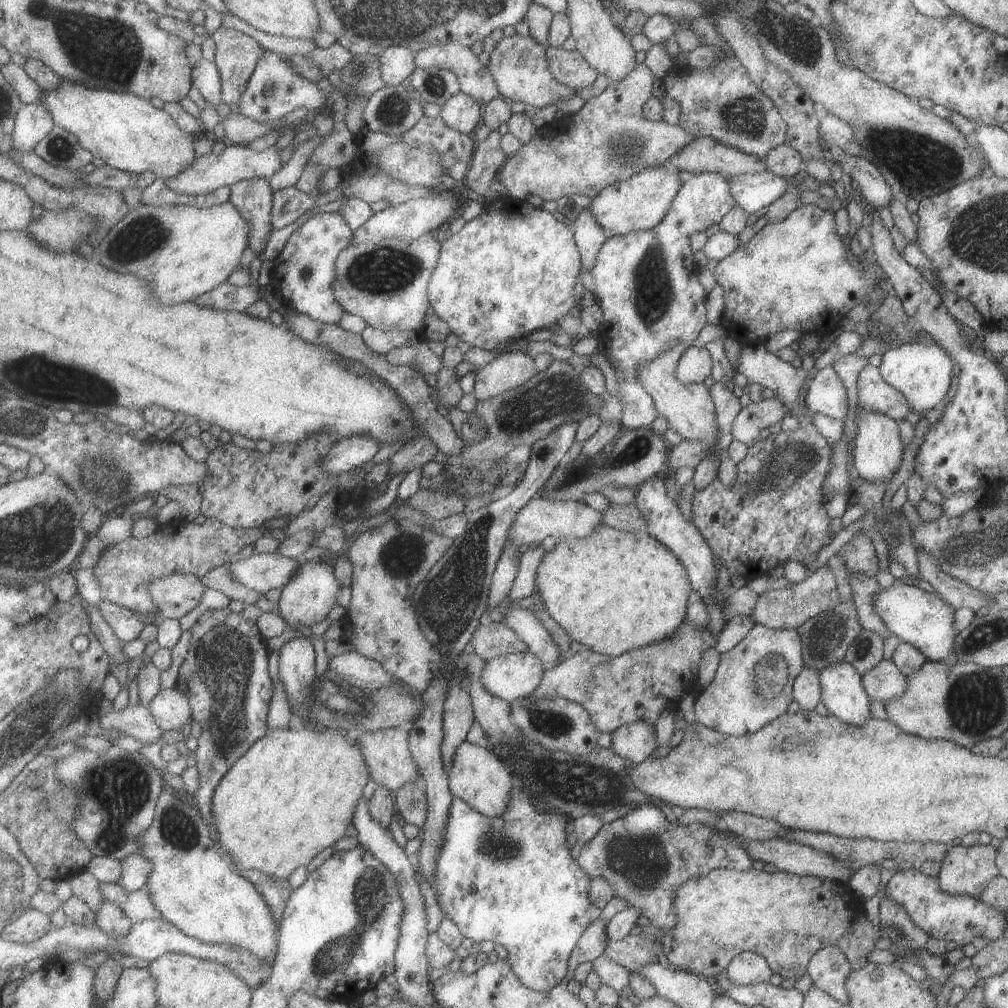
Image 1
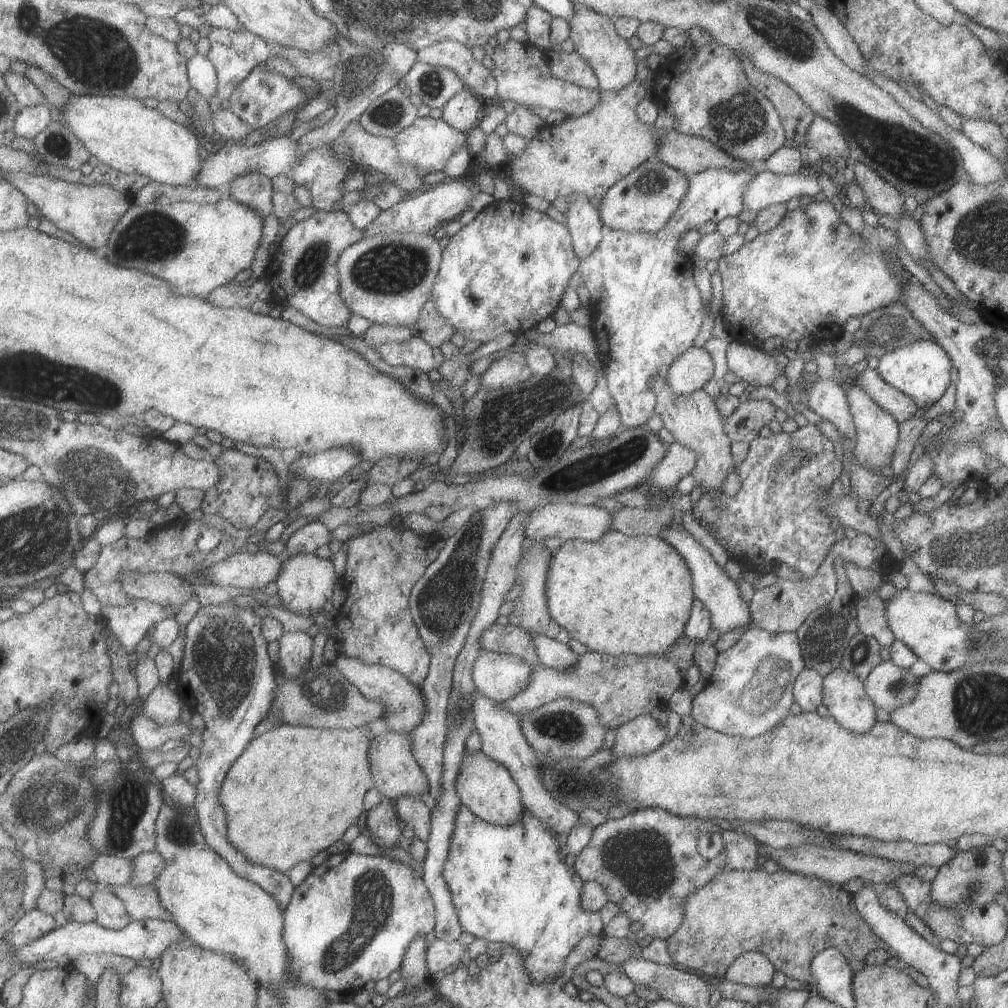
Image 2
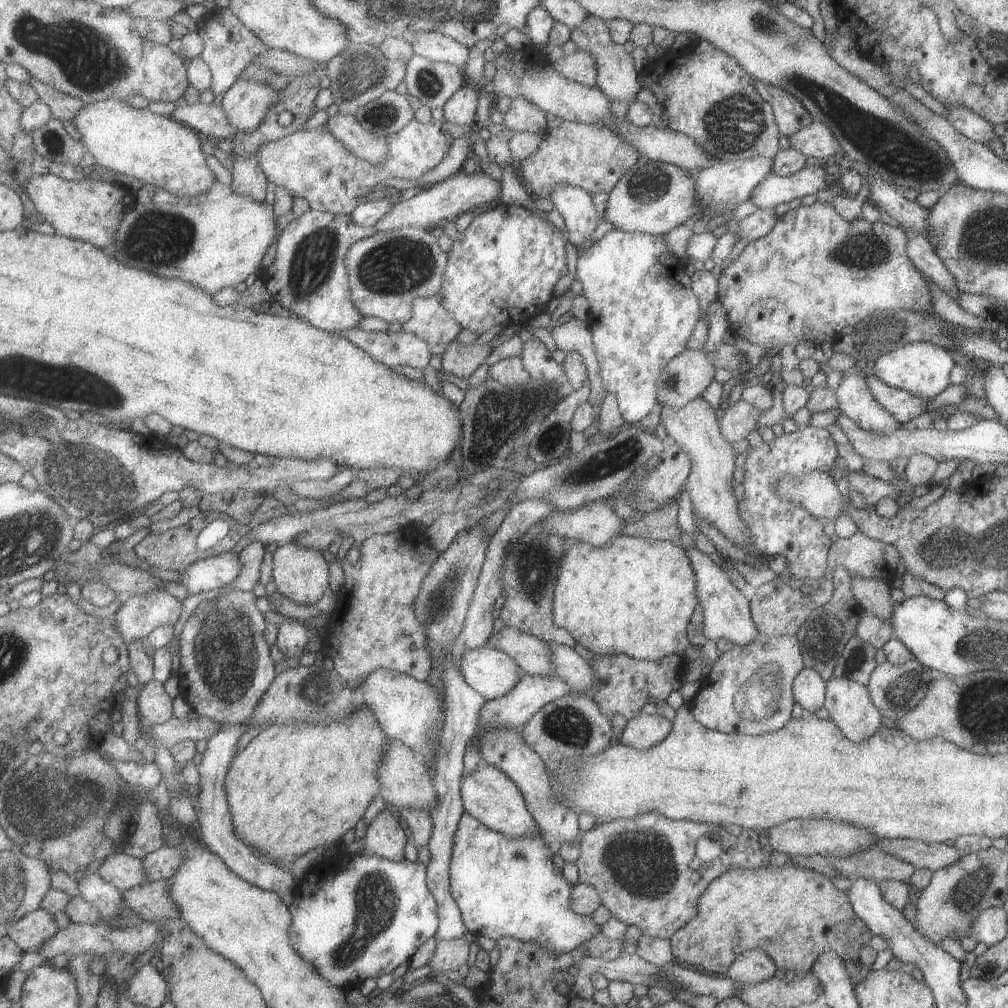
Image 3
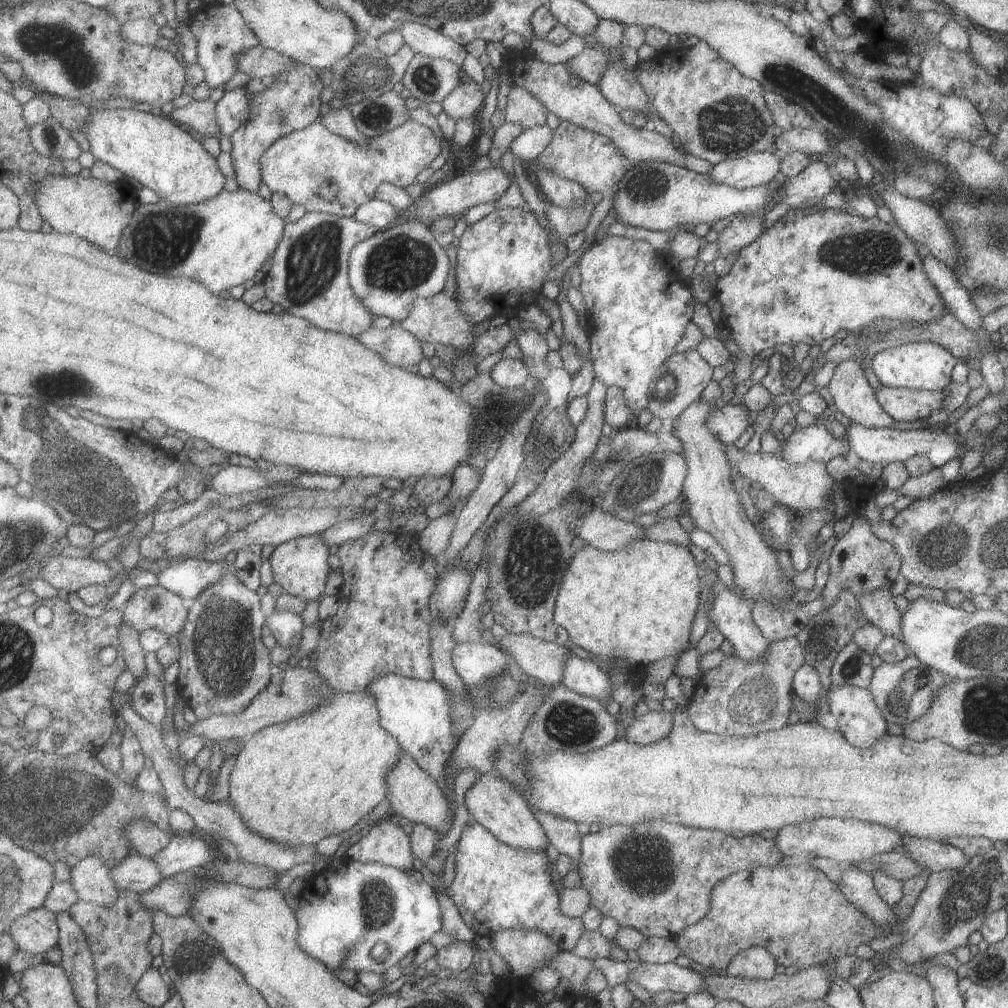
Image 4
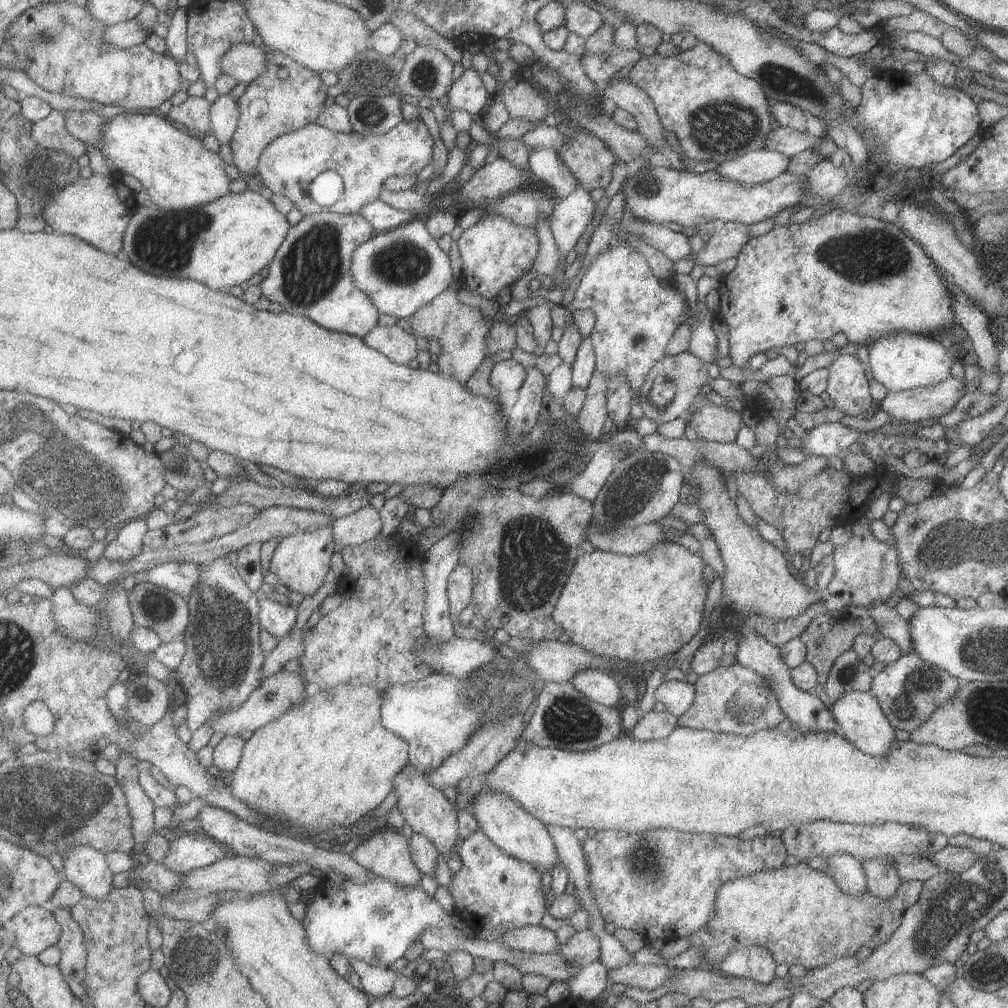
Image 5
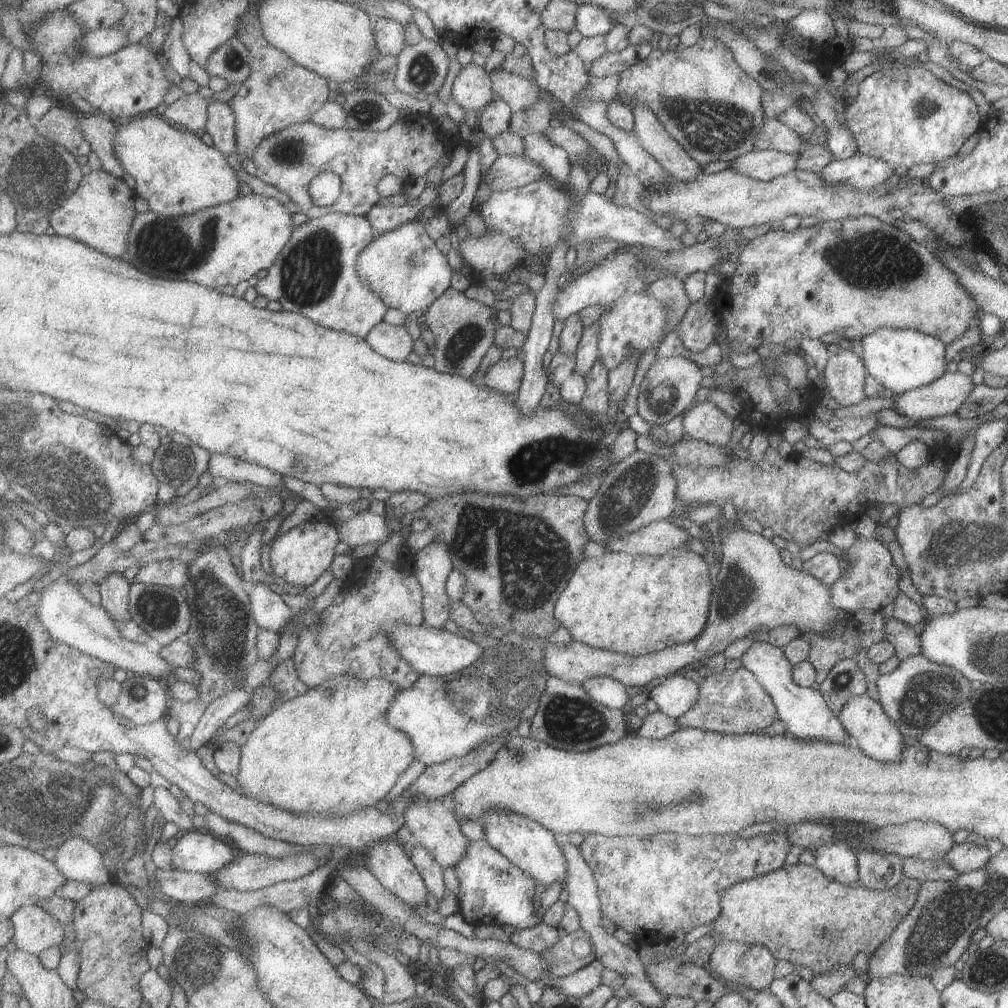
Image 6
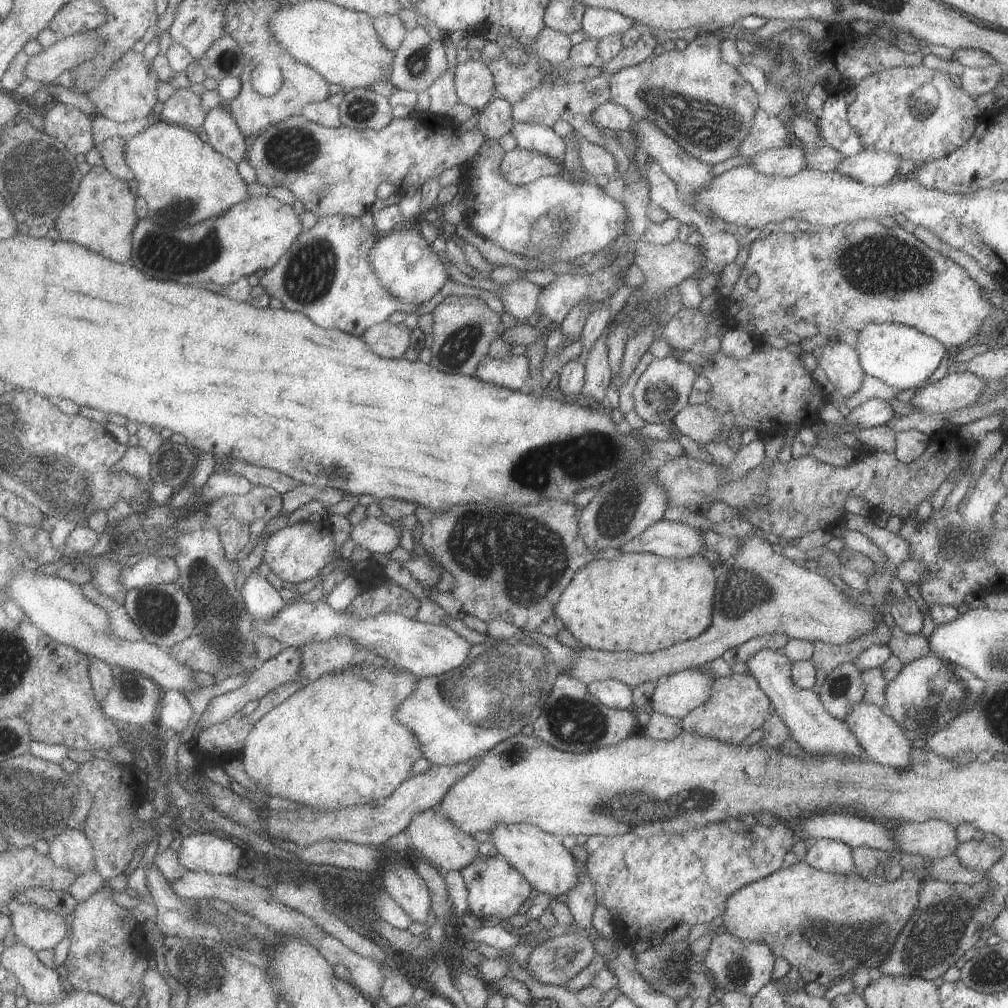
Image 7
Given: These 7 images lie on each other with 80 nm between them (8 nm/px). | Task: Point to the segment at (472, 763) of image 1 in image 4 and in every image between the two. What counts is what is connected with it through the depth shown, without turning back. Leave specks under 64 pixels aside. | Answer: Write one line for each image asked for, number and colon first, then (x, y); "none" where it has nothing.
2: (486, 788)
3: (490, 796)
4: (492, 801)

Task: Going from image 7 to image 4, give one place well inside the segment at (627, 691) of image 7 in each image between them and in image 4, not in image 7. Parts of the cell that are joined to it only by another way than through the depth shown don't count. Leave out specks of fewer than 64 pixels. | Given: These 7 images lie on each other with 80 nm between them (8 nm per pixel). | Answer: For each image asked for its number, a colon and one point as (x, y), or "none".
4: (581, 676)
5: (595, 684)
6: (606, 691)

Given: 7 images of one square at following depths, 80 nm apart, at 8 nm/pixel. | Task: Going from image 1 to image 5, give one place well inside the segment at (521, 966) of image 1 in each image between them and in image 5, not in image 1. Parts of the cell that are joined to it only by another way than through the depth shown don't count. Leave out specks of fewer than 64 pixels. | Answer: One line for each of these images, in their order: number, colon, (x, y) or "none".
2: (507, 883)
3: (504, 887)
4: (495, 887)
5: (491, 890)

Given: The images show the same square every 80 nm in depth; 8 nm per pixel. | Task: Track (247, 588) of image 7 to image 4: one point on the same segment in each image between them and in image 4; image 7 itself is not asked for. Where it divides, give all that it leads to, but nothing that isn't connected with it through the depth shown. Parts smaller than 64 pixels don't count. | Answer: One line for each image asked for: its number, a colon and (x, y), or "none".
4: (288, 627)
5: (279, 619)
6: (271, 611)

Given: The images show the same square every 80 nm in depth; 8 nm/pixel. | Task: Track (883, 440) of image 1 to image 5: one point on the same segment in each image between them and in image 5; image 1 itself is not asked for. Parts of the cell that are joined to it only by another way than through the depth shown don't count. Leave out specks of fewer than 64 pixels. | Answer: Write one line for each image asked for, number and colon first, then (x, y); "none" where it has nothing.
2: (876, 431)
3: (855, 400)
4: (848, 391)
5: (846, 388)

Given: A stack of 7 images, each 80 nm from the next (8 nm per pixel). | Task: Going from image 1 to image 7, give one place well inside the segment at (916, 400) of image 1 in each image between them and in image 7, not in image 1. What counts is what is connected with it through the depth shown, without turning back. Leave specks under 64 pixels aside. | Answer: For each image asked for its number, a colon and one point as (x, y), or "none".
2: (920, 369)
3: (921, 368)
4: (923, 365)
5: (902, 360)
6: (900, 359)
7: (901, 356)

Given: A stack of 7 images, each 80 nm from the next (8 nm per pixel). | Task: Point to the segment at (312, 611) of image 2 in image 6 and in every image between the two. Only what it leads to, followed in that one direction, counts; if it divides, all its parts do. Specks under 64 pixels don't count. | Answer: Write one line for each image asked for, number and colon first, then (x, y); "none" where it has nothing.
3: (300, 574)
4: (300, 566)
5: (300, 561)
6: (298, 557)

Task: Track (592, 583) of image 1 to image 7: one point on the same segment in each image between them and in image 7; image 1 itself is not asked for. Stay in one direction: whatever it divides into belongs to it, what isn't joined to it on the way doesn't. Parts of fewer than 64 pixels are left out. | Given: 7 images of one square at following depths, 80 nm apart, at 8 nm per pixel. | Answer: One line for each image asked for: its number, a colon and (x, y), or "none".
2: (618, 595)
3: (633, 596)
4: (637, 602)
5: (639, 607)
6: (599, 606)
7: (638, 602)

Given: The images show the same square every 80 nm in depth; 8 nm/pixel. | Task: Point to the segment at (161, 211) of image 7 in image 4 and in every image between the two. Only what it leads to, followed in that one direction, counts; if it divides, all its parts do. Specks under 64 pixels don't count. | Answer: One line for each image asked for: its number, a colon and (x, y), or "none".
4: (152, 148)
5: (172, 163)
6: (175, 170)

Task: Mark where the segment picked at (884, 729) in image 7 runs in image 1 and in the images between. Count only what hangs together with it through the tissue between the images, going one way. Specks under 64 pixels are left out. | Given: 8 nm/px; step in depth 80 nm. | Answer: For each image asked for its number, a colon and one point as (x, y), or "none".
1: (842, 693)
2: (844, 696)
3: (848, 703)
4: (858, 719)
5: (863, 724)
6: (868, 727)

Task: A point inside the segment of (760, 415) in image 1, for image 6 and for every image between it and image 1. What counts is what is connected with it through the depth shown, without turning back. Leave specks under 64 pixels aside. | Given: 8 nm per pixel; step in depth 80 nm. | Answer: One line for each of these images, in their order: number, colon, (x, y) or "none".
2: (743, 424)
3: (735, 422)
4: (727, 423)
5: (709, 422)
6: (705, 422)

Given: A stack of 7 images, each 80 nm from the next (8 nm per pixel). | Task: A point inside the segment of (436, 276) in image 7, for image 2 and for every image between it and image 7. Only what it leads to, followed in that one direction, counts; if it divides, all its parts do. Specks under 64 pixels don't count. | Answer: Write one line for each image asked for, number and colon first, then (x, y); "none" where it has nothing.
2: (386, 279)
3: (386, 271)
4: (386, 271)
5: (401, 268)
6: (402, 266)

